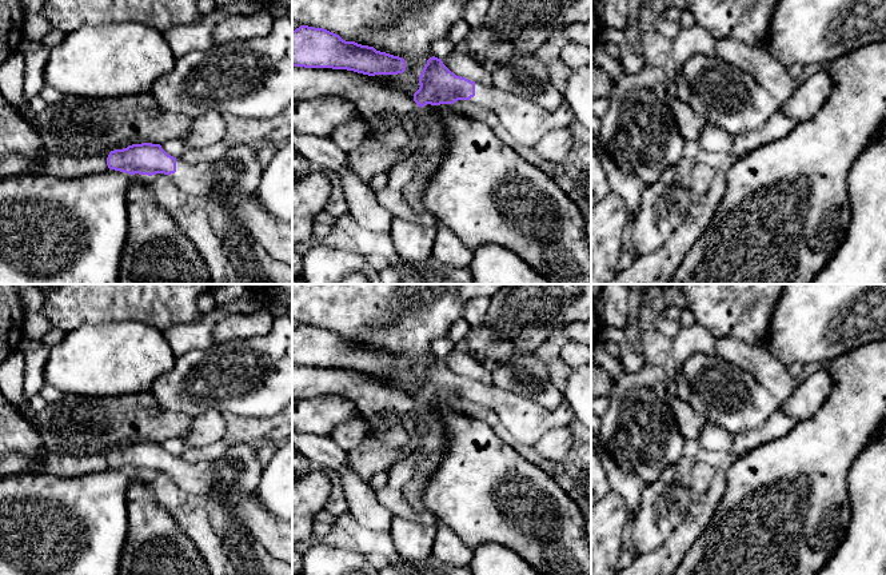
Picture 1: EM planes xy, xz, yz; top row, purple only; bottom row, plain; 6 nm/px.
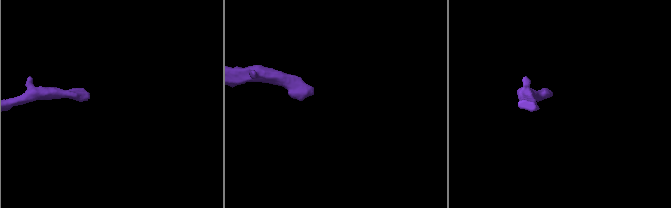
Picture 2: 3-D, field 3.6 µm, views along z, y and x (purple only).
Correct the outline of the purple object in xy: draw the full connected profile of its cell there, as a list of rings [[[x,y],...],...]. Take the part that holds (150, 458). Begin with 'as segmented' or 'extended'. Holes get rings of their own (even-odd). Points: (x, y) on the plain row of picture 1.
extended; [[[132,443],[111,450],[107,456],[109,468],[129,474],[168,474],[184,491],[199,496],[216,496],[236,508],[242,522],[264,548],[278,560],[292,567],[292,523],[268,515],[256,494],[240,496],[228,494],[216,484],[215,460],[191,464],[180,456],[168,454],[160,443]]]

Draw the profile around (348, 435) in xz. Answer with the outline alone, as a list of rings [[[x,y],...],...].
[[[355,416],[347,423],[339,424],[332,432],[331,439],[344,451],[356,448],[363,440],[367,424],[363,418]]]

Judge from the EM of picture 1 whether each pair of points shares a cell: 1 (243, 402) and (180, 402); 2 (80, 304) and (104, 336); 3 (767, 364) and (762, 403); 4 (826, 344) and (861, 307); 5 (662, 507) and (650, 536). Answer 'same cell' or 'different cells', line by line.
1: same cell
2: different cells
3: different cells
4: same cell
5: same cell

